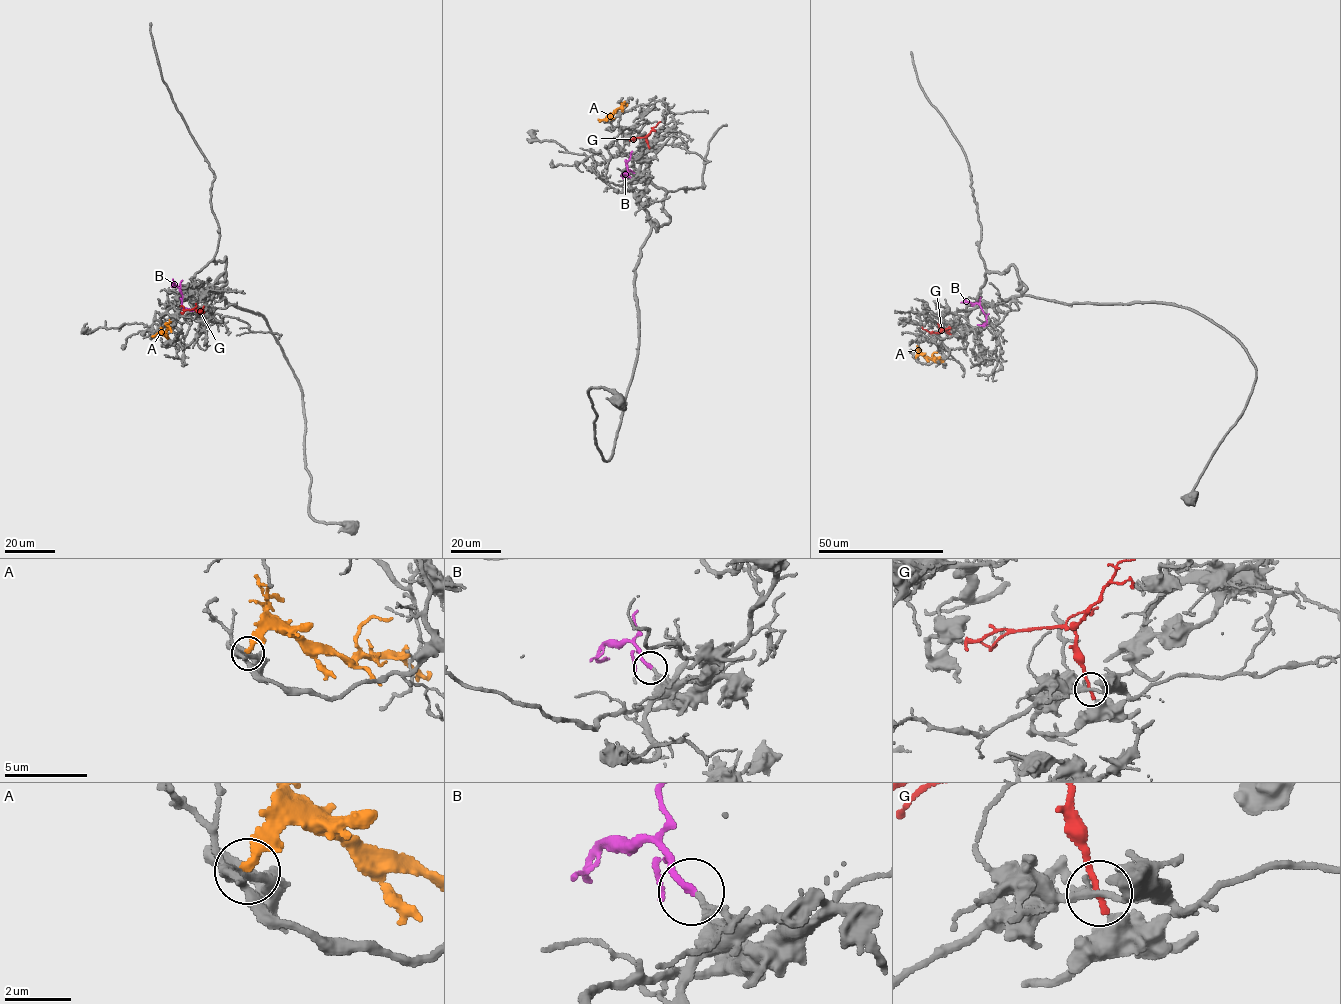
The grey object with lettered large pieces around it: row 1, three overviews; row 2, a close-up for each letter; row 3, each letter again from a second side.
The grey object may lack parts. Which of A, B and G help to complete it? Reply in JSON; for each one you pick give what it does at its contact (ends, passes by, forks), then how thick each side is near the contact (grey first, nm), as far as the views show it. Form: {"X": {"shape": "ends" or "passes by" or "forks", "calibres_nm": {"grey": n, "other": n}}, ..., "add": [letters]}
{"B": {"shape": "ends", "calibres_nm": {"grey": 120, "other": 200}}, "add": ["B"]}

